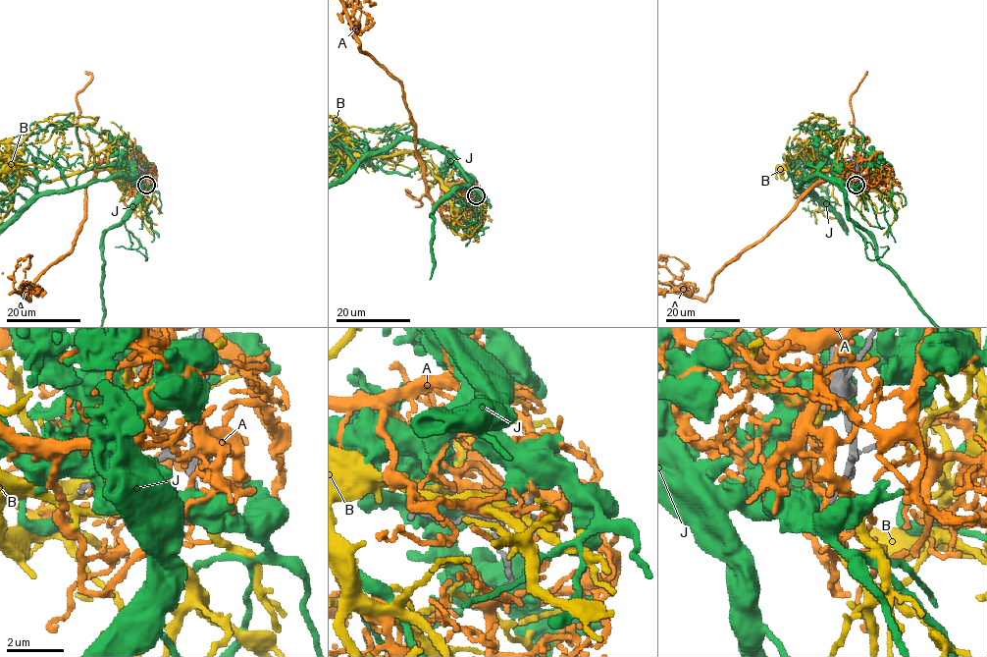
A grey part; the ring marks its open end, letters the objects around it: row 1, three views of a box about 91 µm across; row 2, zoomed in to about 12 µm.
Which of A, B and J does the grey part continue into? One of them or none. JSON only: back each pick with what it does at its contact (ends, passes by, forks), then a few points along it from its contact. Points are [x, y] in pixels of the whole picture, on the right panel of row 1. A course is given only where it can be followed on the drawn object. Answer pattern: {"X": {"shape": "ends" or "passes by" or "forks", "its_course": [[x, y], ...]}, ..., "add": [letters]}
{"add": []}

